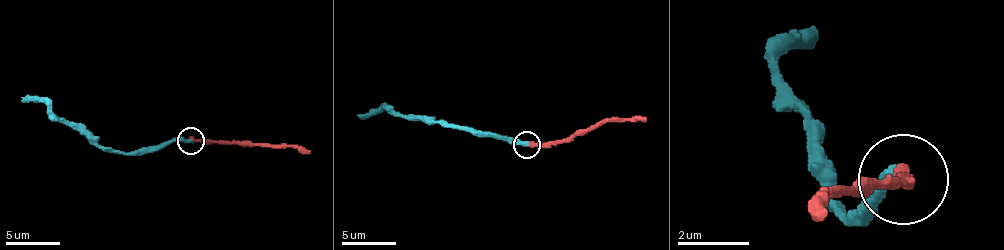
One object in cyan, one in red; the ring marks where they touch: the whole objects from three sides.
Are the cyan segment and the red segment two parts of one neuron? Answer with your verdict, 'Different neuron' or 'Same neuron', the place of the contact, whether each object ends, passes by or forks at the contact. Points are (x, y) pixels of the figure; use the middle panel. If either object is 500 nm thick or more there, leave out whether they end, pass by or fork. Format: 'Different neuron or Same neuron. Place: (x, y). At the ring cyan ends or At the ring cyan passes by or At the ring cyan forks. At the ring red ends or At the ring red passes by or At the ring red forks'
Same neuron. Place: (527, 144). At the ring cyan ends. At the ring red ends

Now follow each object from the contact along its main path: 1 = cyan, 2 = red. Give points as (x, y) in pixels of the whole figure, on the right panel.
1: (901, 181), (847, 217), (811, 109), (775, 64), (793, 46), (811, 37)
2: (901, 181), (829, 190), (811, 217)

